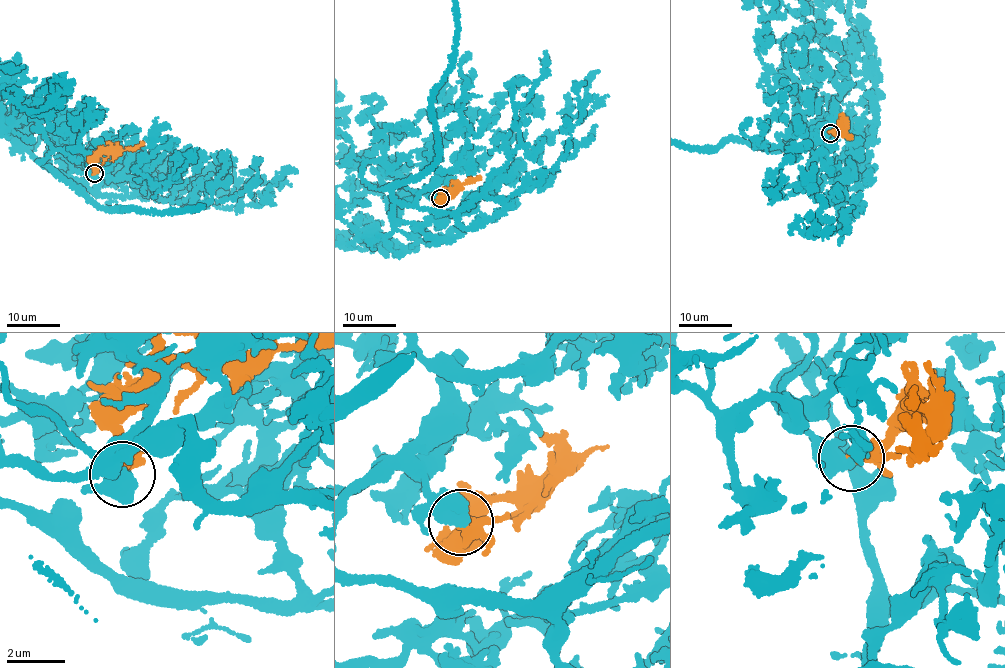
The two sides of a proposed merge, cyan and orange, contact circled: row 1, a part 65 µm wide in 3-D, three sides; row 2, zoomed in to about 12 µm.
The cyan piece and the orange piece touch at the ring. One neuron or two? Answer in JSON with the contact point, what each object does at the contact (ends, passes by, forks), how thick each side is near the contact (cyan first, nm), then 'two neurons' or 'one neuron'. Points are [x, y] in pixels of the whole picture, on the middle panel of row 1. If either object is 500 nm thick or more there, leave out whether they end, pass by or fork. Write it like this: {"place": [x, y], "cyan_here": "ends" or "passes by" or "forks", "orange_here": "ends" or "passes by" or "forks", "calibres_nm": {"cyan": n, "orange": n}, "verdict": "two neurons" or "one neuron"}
{"place": [440, 198], "calibres_nm": {"cyan": 600, "orange": 240}, "verdict": "one neuron"}

